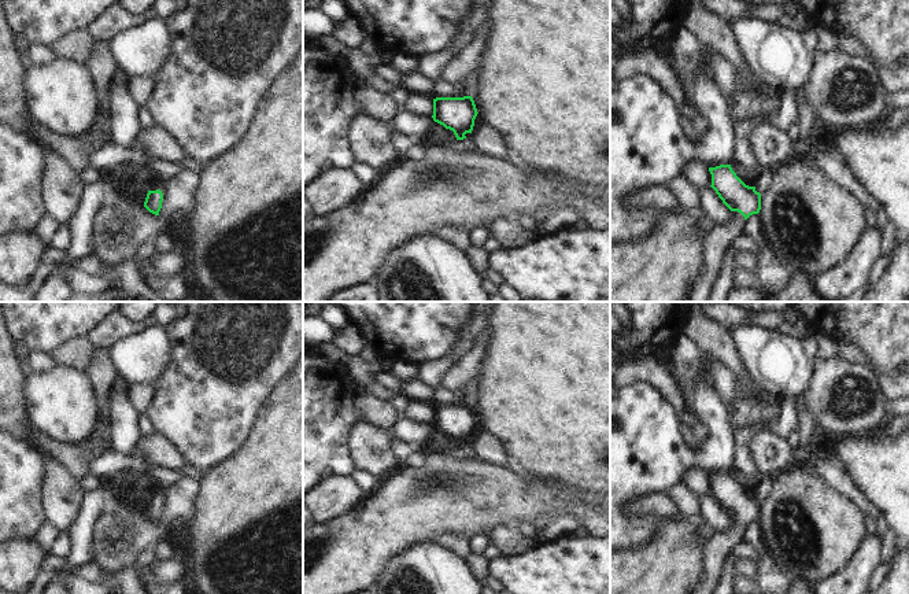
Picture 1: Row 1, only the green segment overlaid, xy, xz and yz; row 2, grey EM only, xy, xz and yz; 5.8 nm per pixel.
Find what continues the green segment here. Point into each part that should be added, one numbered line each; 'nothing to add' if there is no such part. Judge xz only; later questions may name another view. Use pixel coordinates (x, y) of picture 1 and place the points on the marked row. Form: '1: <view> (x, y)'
1: xz (466, 144)

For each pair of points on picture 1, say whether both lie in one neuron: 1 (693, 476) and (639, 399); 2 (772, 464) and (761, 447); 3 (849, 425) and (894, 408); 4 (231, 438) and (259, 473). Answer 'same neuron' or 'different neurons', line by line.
1: different neurons
2: same neuron
3: different neurons
4: different neurons

